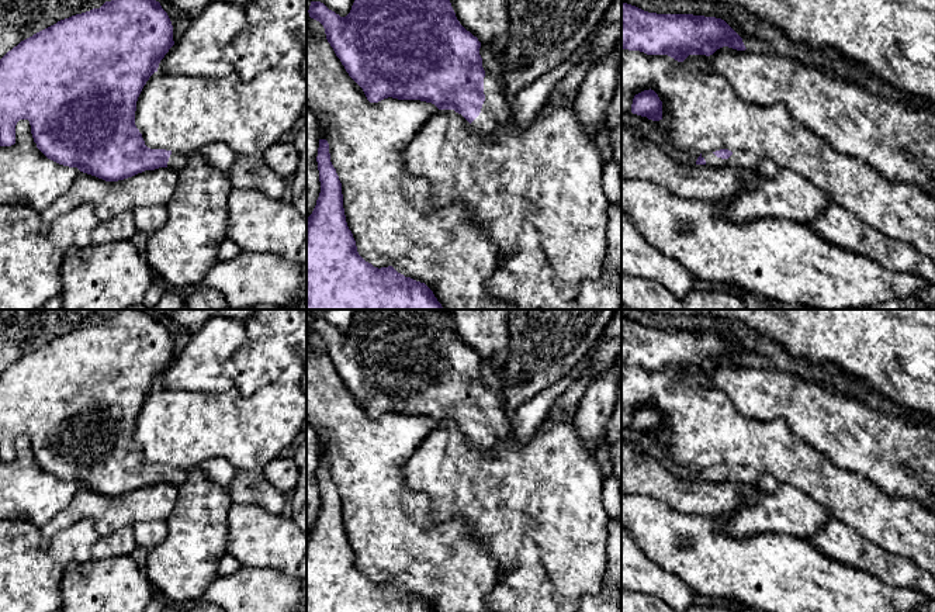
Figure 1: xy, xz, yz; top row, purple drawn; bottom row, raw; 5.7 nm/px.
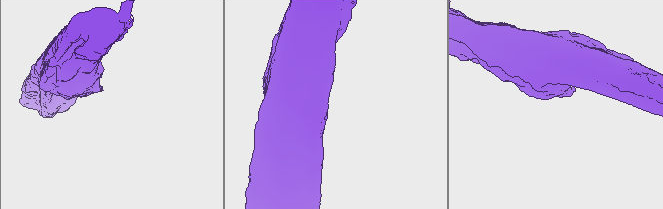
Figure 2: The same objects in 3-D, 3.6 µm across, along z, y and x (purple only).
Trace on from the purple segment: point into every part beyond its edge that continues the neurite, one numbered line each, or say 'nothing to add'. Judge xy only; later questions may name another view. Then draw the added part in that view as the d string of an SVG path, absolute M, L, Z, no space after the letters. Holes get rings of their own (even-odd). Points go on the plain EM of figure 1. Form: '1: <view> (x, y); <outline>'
1: xy (176, 476); M172 467L169 477L167 477L167 483L180 487L187 478L187 471L177 468L177 467Z

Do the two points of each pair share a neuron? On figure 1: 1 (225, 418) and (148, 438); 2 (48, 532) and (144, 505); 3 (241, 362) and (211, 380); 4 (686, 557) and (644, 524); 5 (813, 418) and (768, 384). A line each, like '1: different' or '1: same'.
1: same
2: same
3: different
4: same
5: same

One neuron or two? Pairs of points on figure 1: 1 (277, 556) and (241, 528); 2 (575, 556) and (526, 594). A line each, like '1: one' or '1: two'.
1: one
2: two

